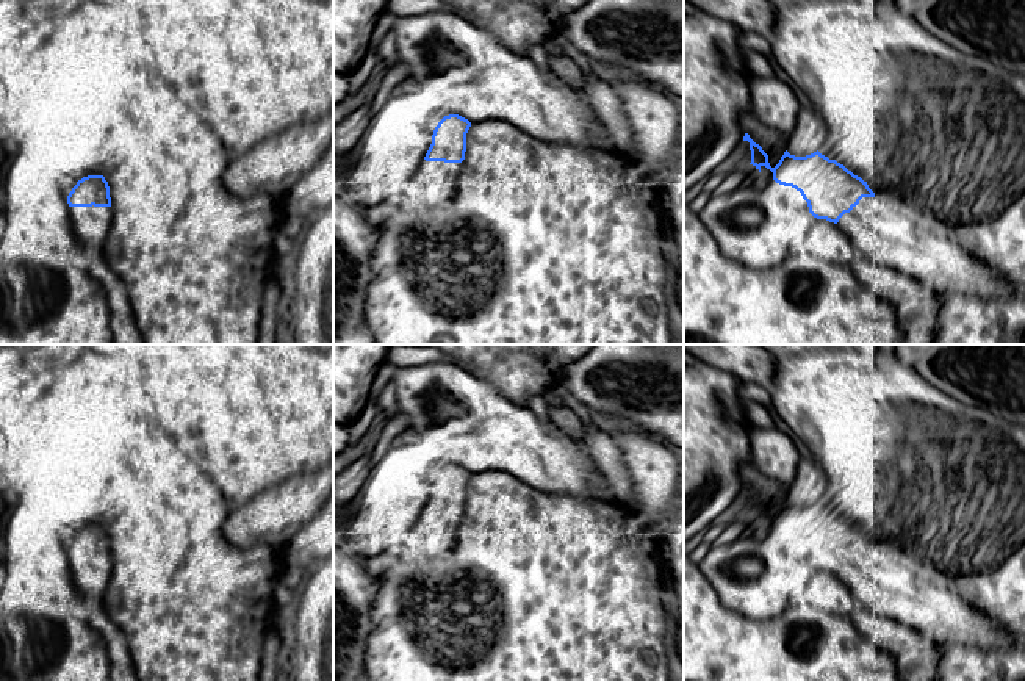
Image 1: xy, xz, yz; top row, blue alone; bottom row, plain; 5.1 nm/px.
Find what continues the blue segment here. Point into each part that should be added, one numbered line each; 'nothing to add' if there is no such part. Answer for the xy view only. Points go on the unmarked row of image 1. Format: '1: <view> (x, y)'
1: xy (91, 575)

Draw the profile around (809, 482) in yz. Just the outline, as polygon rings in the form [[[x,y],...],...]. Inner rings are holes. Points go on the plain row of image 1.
[[[801,456],[786,501],[795,507],[806,507],[820,501],[825,490],[826,476],[817,459]]]

